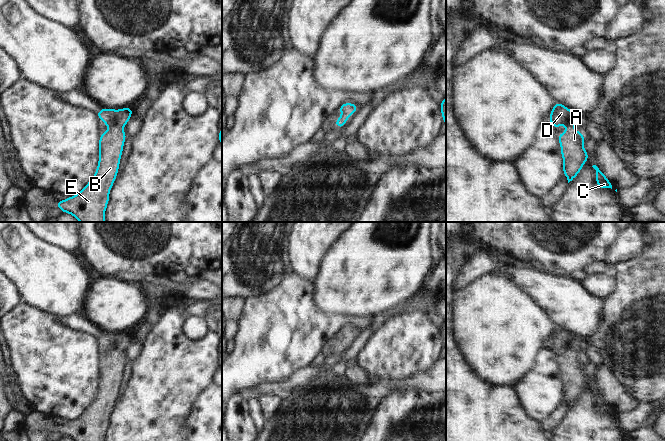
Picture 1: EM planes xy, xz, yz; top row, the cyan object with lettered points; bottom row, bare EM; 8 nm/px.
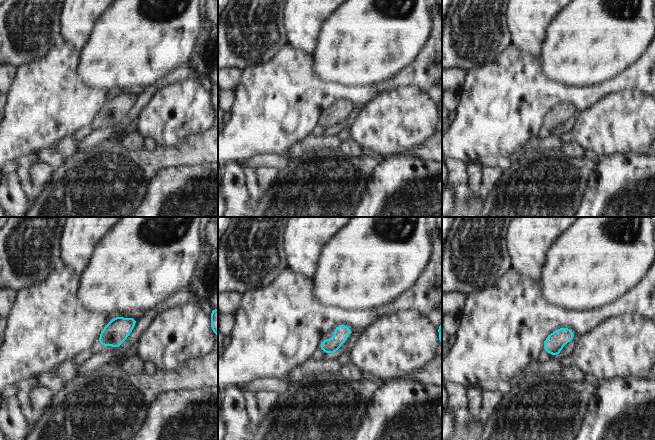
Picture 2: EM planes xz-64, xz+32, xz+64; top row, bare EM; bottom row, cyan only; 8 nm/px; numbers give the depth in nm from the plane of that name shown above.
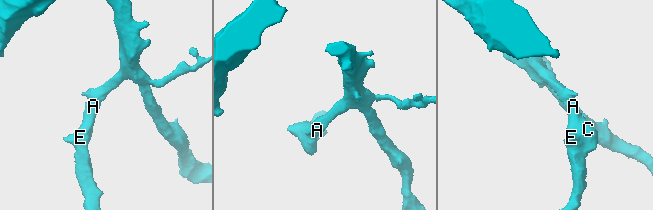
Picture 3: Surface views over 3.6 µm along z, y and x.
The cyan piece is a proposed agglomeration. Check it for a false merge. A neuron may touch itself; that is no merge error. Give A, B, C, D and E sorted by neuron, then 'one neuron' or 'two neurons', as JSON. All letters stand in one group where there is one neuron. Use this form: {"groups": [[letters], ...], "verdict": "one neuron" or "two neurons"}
{"groups": [["A", "B", "C", "D", "E"]], "verdict": "one neuron"}

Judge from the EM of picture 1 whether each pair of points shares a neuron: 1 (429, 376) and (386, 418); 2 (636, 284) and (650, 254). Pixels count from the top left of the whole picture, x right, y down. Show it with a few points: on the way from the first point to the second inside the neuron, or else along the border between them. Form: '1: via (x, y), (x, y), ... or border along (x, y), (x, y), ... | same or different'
1: border along (392, 391), (417, 389), (435, 393) | different
2: via (643, 277), (650, 270), (650, 261) | same

